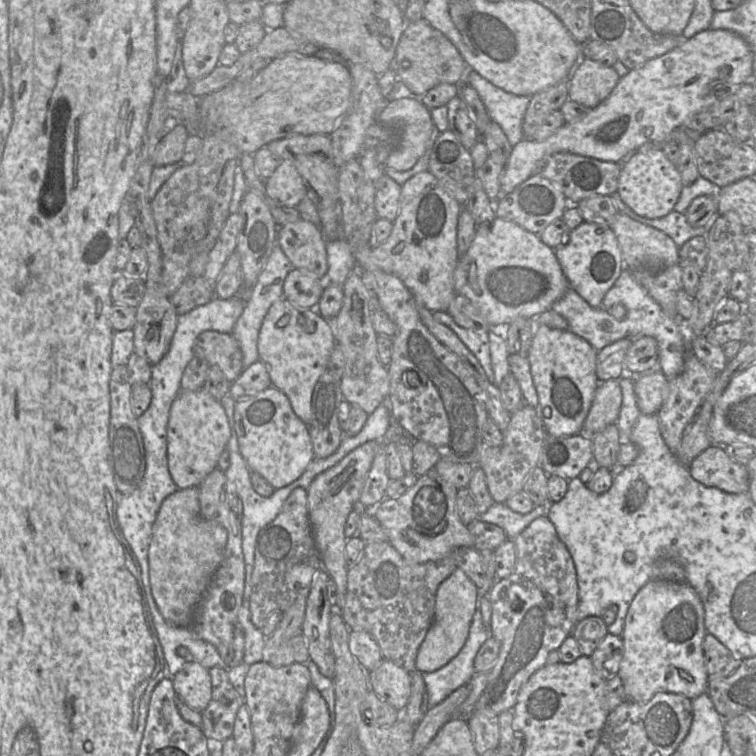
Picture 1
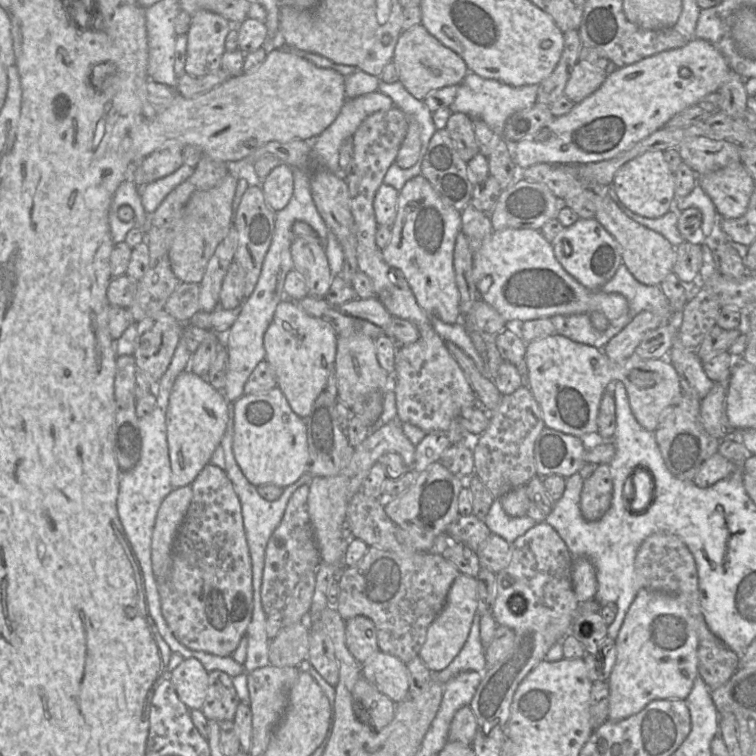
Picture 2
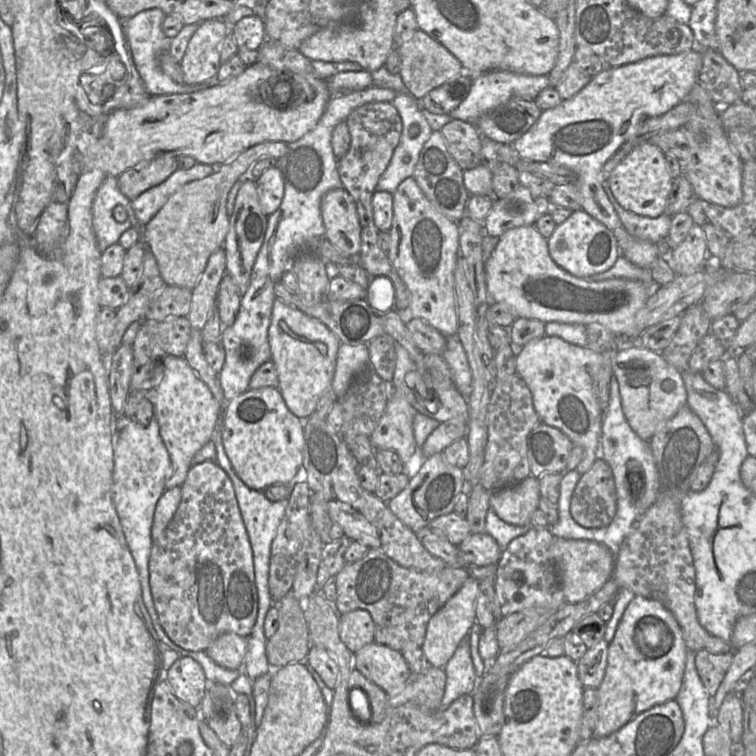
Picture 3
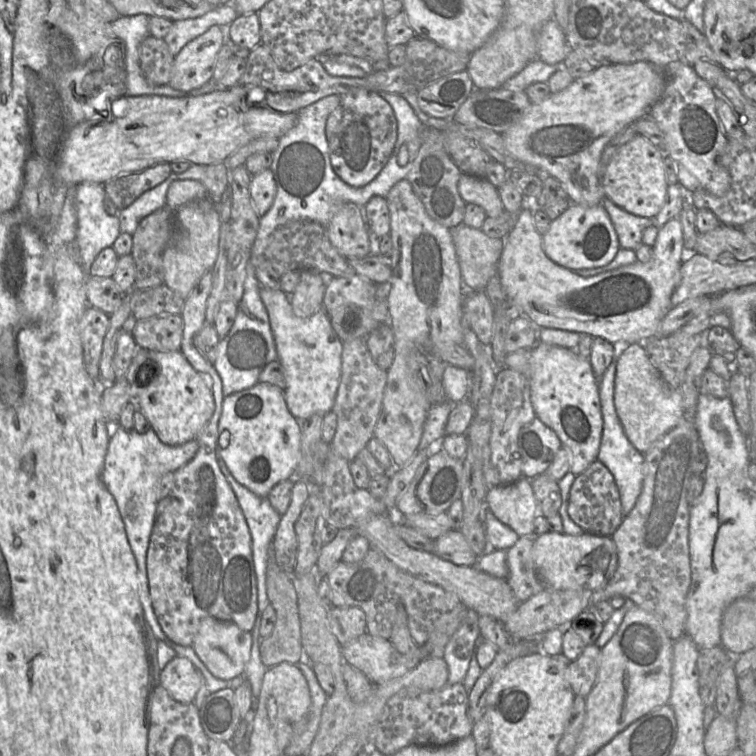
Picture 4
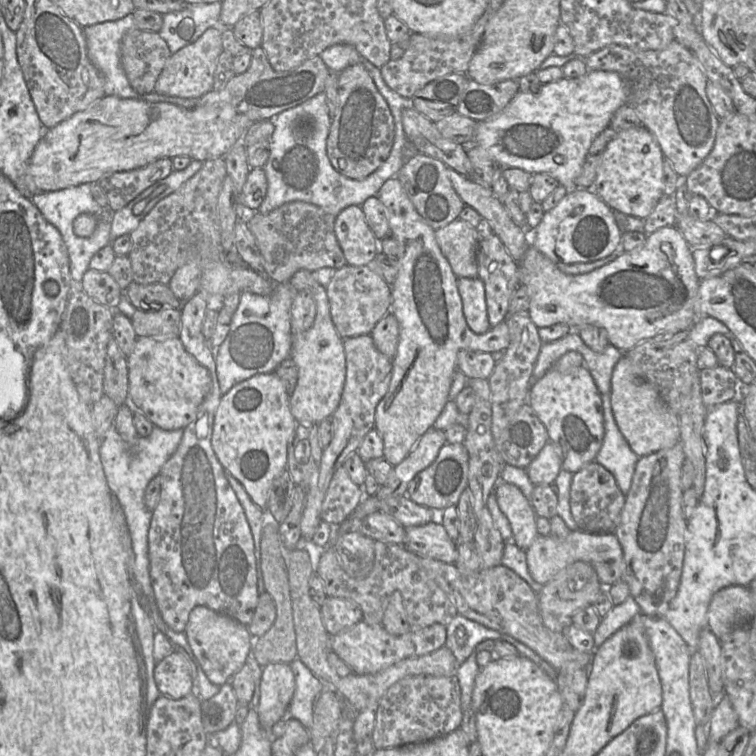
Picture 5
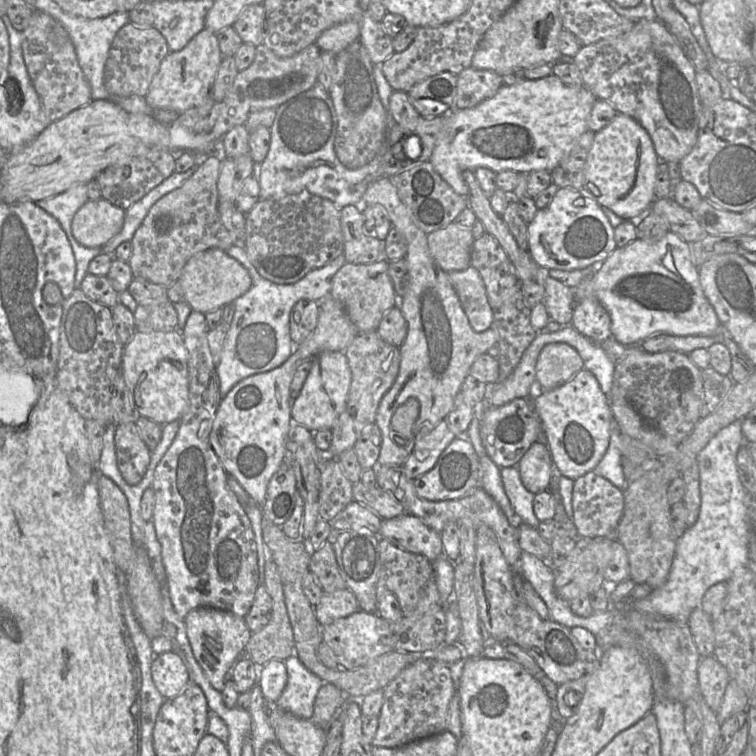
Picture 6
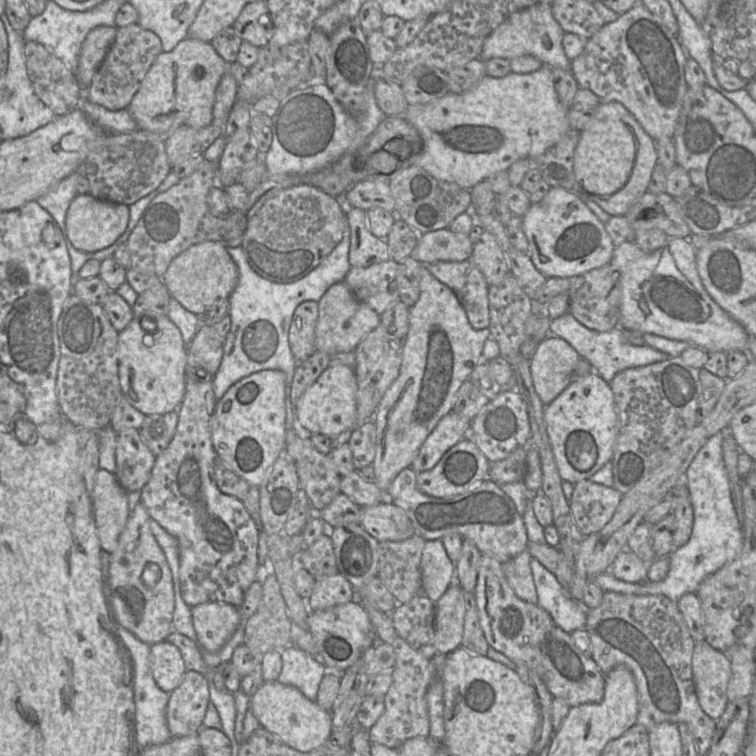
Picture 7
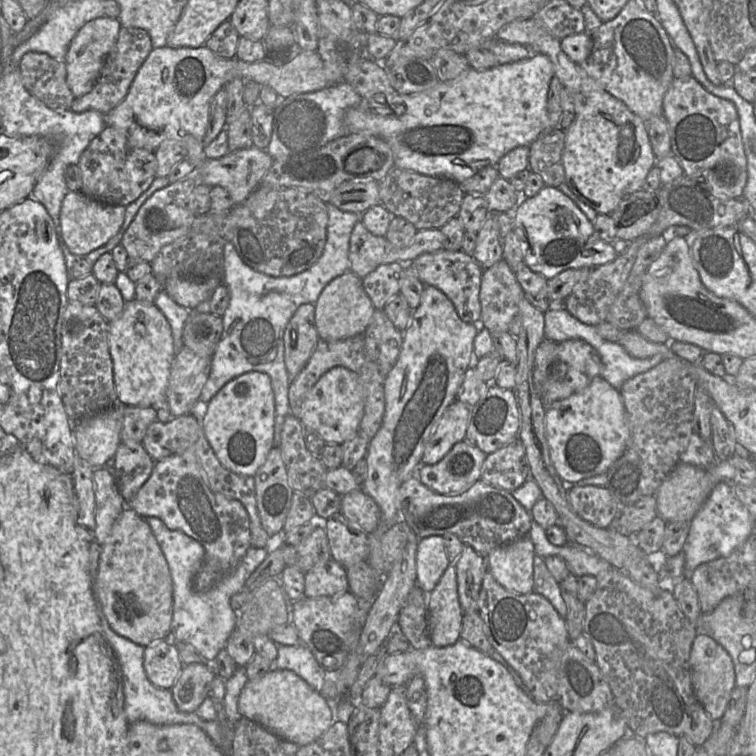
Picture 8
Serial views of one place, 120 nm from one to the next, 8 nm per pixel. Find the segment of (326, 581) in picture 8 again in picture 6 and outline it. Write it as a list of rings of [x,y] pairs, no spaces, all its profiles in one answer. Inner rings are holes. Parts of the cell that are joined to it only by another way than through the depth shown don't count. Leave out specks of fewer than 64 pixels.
[[[348,588],[333,592],[323,591],[318,604],[314,606],[316,618],[322,626],[347,617],[359,609],[355,595]]]

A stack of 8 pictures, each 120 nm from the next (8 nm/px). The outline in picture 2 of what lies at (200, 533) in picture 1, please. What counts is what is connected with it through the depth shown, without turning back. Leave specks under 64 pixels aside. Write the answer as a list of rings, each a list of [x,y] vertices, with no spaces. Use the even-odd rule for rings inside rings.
[[[191,485],[174,488],[159,506],[151,542],[151,564],[156,579],[168,571],[174,537],[186,516],[192,497]]]

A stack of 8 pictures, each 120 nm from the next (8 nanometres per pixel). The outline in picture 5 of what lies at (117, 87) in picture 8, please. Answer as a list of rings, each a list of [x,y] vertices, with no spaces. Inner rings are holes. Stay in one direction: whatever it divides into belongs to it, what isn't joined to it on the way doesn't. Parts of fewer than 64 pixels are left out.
[[[133,28],[120,44],[121,64],[130,86],[139,94],[154,91],[156,81],[171,56],[158,32]]]

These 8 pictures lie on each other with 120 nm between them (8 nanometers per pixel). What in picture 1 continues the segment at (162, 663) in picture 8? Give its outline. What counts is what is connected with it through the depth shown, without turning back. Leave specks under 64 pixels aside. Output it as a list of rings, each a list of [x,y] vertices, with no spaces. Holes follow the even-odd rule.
[[[187,662],[175,675],[169,677],[178,699],[200,713],[205,710],[212,695],[208,669],[197,662]]]

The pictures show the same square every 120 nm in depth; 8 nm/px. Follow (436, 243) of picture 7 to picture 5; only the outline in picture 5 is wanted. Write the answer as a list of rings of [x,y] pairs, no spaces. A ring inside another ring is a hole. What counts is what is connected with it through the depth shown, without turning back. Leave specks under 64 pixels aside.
[[[457,218],[435,230],[435,238],[457,278],[478,277],[476,254],[481,239],[476,227]]]

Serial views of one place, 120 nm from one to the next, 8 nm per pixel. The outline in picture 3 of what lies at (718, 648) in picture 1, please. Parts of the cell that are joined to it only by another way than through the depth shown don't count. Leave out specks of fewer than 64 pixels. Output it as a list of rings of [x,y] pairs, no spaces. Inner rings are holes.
[[[705,649],[695,652],[697,673],[710,697],[713,697],[733,662],[733,652],[711,653]]]

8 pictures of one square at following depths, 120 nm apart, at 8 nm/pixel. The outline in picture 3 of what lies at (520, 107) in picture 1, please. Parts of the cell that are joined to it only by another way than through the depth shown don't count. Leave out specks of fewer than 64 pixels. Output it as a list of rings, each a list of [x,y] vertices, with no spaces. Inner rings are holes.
[[[489,71],[472,76],[472,84],[467,97],[449,115],[452,119],[471,122],[475,125],[482,115],[506,103],[512,97],[535,101],[537,95],[549,86],[548,75],[528,75],[511,71]]]

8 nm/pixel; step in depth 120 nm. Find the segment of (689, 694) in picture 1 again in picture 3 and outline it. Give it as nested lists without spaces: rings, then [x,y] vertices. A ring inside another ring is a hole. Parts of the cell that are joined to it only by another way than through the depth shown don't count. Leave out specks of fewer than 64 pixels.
[[[635,596],[627,606],[608,646],[605,675],[597,693],[597,723],[593,737],[606,737],[619,730],[633,718],[650,708],[675,700],[683,679],[688,649],[673,614],[659,601]]]

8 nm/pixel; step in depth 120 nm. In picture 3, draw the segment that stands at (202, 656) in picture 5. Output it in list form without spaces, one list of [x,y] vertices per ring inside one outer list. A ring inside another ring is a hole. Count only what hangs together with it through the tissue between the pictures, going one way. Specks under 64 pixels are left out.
[[[228,632],[218,636],[205,652],[219,666],[243,671],[247,646],[247,637]]]

